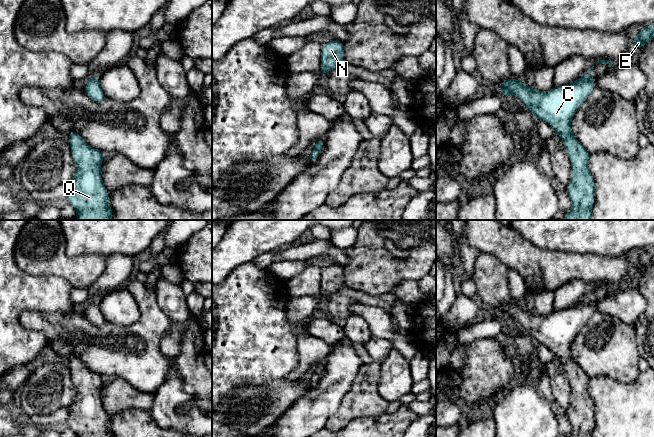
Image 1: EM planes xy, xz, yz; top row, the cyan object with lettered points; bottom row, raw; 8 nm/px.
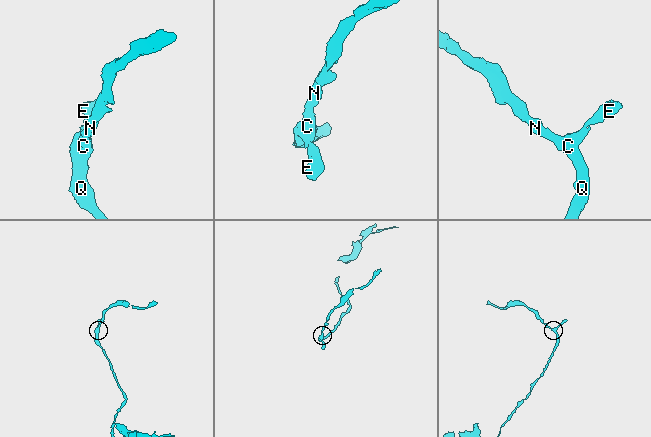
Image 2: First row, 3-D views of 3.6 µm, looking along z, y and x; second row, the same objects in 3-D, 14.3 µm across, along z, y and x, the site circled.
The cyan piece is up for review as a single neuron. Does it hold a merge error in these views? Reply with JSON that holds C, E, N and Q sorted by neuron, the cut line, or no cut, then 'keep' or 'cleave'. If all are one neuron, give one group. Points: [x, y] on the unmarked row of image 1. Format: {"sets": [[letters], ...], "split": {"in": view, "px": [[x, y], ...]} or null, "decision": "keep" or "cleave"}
{"sets": [["C", "E", "N", "Q"]], "split": null, "decision": "keep"}

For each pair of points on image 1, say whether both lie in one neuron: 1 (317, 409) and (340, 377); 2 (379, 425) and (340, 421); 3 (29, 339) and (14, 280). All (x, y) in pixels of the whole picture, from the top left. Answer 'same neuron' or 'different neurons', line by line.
1: same neuron
2: different neurons
3: same neuron

